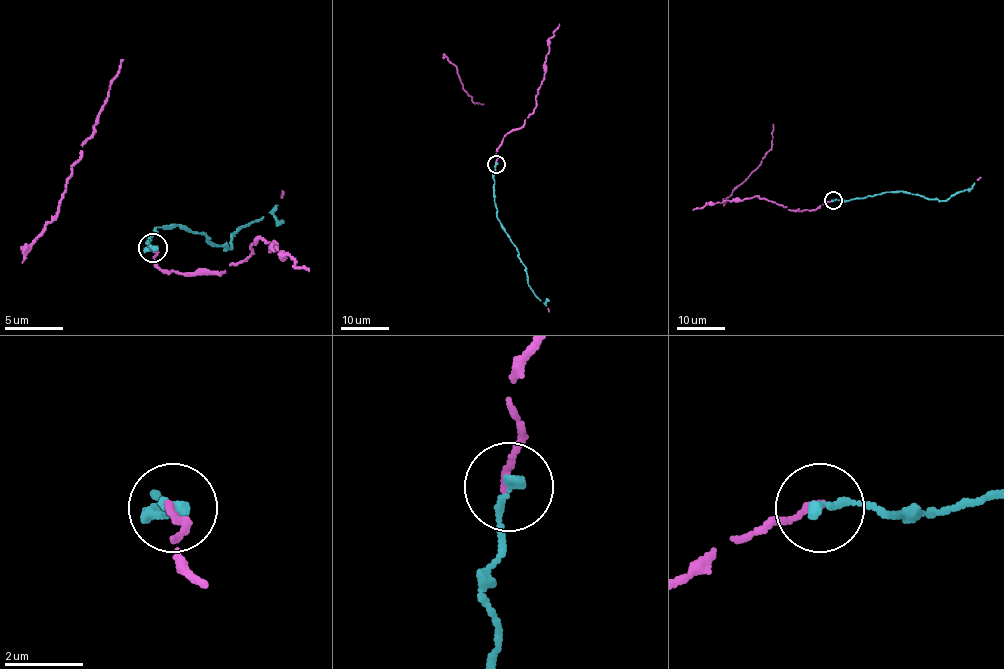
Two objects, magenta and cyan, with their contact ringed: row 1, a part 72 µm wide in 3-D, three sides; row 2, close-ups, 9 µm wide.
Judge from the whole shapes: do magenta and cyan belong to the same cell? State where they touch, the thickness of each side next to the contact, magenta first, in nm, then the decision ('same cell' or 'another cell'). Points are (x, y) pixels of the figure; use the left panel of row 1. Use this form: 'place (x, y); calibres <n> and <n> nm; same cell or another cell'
place (153, 248); calibres 170 and 280 nm; same cell

